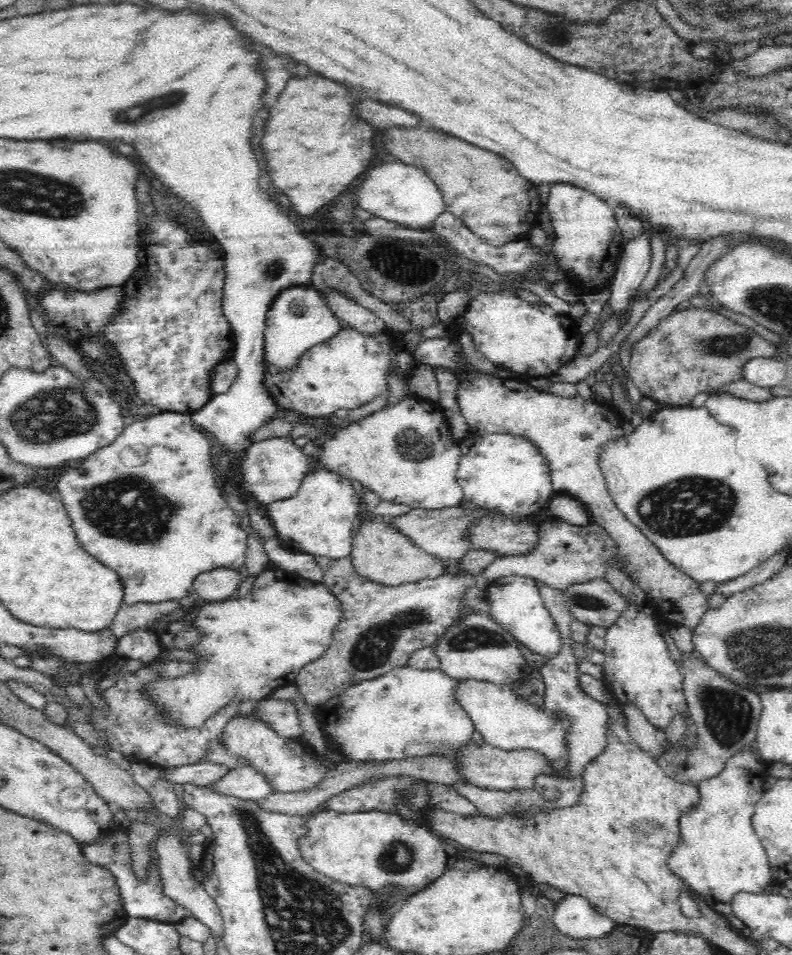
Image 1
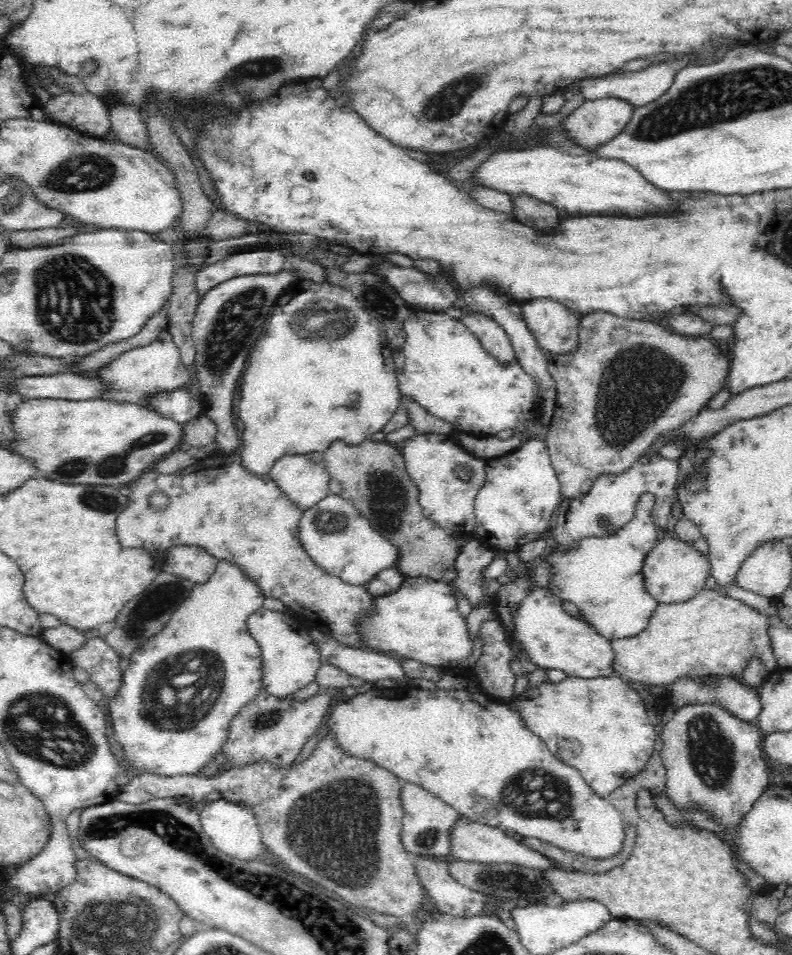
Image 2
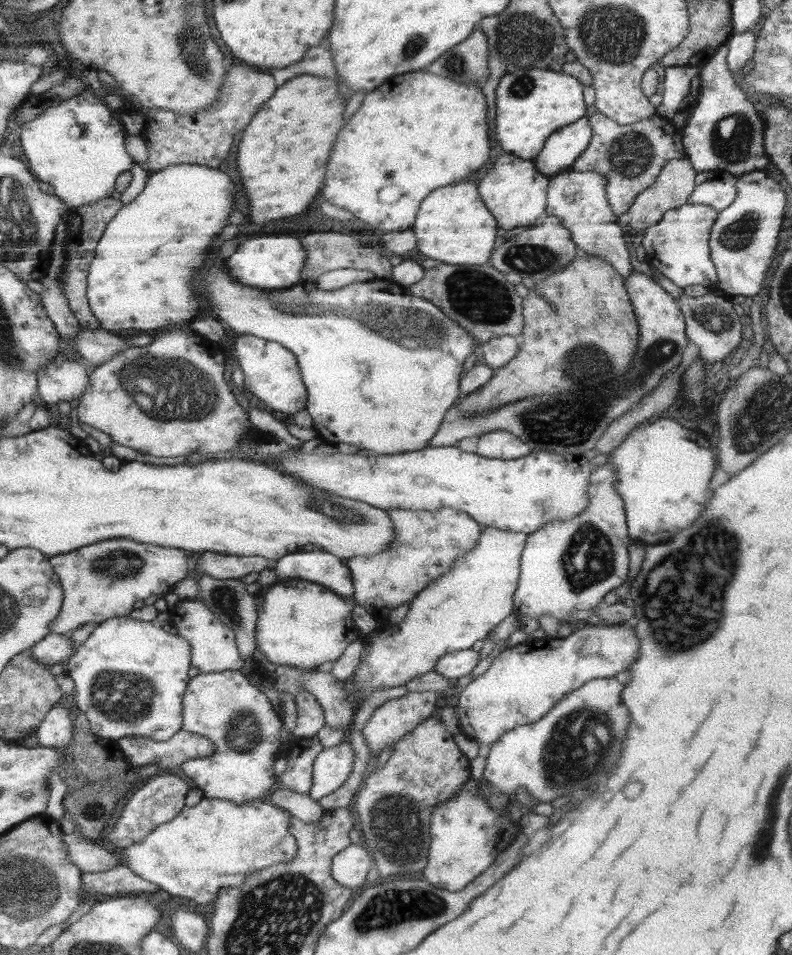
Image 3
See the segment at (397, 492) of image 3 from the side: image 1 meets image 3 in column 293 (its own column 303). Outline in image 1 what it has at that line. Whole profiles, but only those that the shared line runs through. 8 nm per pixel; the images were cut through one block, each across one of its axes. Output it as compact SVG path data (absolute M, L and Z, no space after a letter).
M290 435L252 443L239 462L239 488L247 493L247 498L253 498L260 506L286 500L299 491L303 478L309 473L308 466L312 459L304 454L302 447L294 444Z

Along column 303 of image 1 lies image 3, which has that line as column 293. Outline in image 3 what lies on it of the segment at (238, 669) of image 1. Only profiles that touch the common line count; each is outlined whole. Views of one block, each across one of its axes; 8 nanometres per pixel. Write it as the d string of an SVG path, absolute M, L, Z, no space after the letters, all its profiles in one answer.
M278 580L266 588L257 610L256 644L272 664L286 664L302 672L315 670L324 662L334 662L359 637L352 620L354 602L308 580Z

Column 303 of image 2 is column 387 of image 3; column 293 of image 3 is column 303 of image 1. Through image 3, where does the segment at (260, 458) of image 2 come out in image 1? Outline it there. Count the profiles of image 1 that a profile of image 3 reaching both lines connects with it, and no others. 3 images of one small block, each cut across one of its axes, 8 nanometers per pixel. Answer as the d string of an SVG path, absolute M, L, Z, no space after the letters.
M310 285L285 289L274 300L266 319L265 363L270 363L282 371L293 369L306 350L330 341L344 328L331 308L327 306L322 292Z

